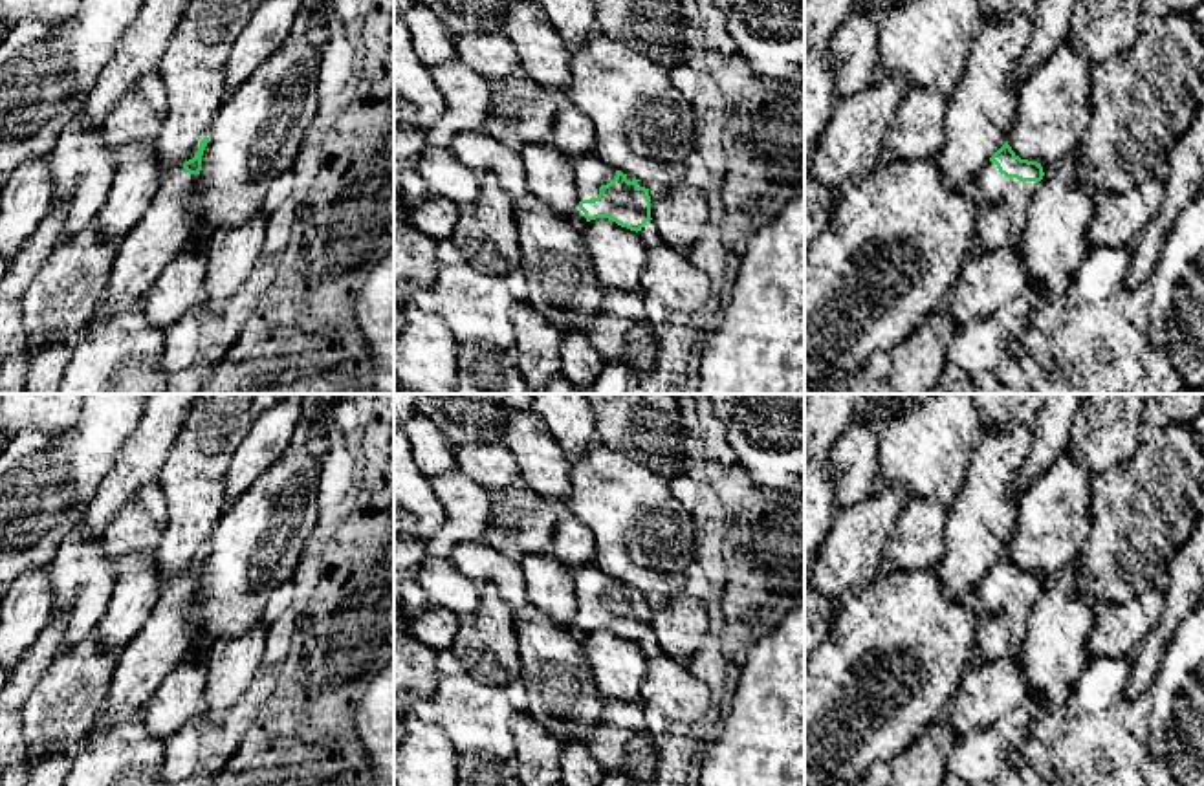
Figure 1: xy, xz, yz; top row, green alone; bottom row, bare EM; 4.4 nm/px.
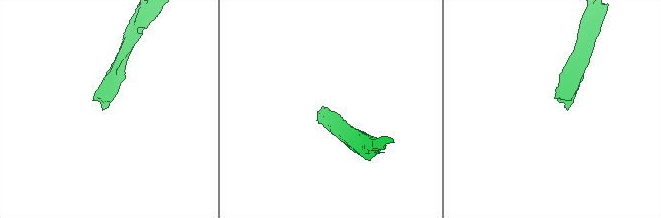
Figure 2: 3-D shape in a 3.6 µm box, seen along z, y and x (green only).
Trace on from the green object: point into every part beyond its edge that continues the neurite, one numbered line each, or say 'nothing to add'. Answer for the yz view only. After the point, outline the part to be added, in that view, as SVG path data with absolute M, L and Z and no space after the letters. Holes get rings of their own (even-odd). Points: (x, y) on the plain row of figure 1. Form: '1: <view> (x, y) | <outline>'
1: yz (1003, 612) | M988 572L975 594L977 636L973 663L982 665L1019 654L1026 636L1026 621L1039 592L1006 588Z

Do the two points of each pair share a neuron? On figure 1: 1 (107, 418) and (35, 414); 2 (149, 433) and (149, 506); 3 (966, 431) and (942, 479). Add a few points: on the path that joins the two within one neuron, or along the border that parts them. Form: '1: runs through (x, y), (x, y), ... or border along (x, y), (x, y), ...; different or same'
1: border along (81, 413), (57, 433), (44, 433), (35, 427); different
2: border along (156, 477), (145, 482), (118, 512); different
3: runs through (955, 442), (942, 455), (942, 468); same

